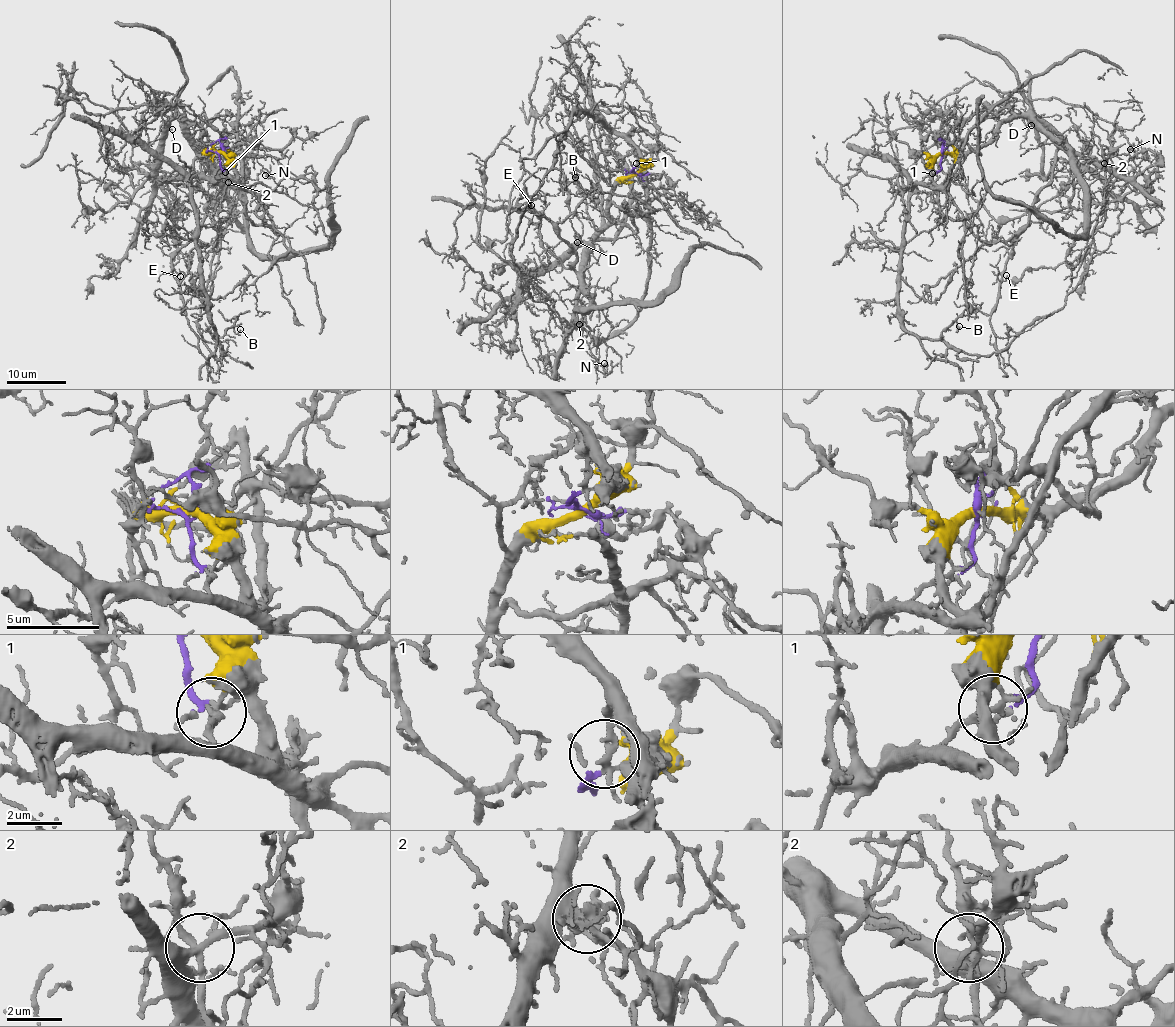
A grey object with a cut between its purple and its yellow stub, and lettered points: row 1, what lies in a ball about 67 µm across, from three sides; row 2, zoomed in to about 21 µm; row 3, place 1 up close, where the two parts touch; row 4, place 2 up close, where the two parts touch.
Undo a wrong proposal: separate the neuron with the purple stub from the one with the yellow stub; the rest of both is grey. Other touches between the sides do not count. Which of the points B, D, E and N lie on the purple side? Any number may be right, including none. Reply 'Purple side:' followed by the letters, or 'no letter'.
Purple side: B

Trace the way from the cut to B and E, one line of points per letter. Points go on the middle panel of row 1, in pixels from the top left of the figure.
B: (637, 174), (632, 171), (637, 151), (600, 119), (579, 110), (571, 112), (559, 151), (574, 177)
E: (637, 174), (615, 186), (612, 217), (579, 270), (569, 268), (576, 256), (557, 228), (528, 200), (531, 206)

